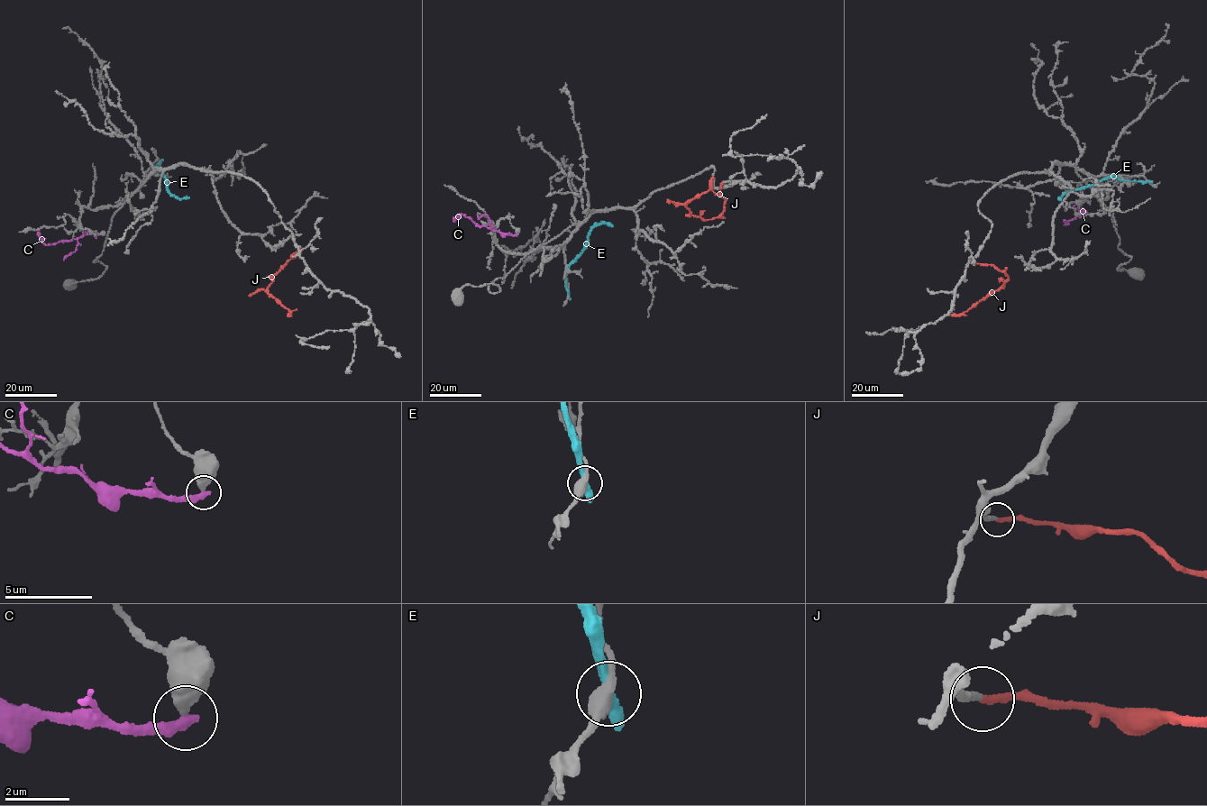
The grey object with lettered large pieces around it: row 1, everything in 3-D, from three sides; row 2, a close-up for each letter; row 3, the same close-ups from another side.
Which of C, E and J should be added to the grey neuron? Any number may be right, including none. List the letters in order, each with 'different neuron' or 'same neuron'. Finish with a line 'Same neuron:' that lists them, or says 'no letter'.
C: different neuron
E: different neuron
J: same neuron
Same neuron: J

